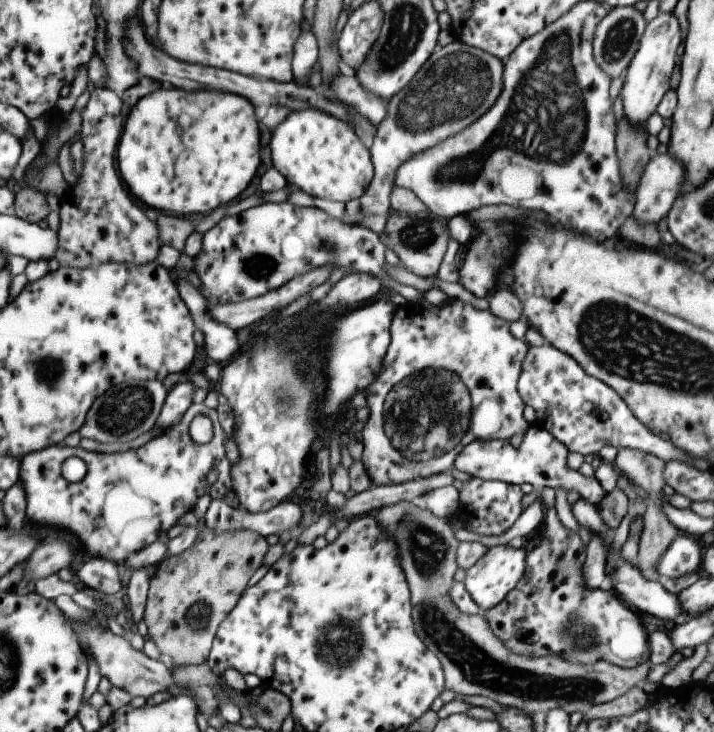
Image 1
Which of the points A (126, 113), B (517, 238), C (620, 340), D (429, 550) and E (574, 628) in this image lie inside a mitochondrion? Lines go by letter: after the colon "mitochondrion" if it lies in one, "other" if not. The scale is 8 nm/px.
A: other
B: other
C: mitochondrion
D: mitochondrion
E: mitochondrion

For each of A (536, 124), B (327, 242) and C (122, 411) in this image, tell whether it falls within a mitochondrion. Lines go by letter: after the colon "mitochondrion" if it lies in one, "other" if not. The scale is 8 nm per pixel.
A: mitochondrion
B: mitochondrion
C: mitochondrion

